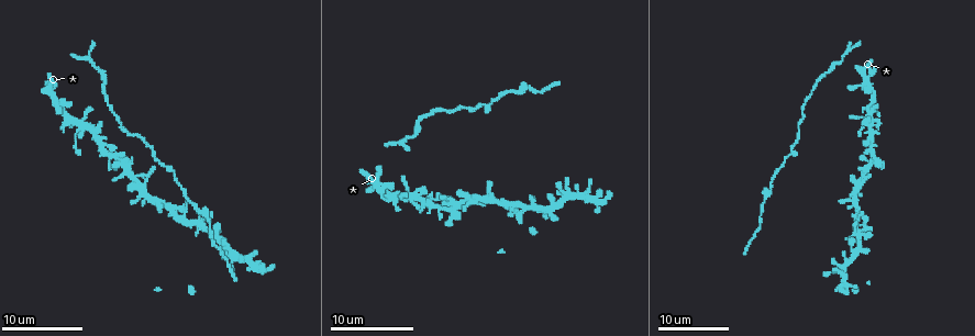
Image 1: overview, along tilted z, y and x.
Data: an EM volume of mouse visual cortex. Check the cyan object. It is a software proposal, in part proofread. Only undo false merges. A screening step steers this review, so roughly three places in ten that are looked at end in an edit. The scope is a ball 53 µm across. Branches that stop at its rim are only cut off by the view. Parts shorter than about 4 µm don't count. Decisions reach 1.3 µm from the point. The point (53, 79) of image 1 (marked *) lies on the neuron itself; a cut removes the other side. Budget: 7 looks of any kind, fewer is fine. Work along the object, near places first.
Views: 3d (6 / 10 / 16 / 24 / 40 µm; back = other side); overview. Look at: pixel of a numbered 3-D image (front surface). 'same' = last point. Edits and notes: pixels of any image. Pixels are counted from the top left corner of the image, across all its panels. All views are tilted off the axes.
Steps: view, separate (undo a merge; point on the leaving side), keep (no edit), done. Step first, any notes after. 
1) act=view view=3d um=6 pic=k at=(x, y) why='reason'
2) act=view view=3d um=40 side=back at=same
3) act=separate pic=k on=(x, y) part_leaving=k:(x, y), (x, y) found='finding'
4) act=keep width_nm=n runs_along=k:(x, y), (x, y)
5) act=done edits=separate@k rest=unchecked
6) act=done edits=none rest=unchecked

act=view view=3d um=16 pic=1 at=(527, 90) why='three arms meet'

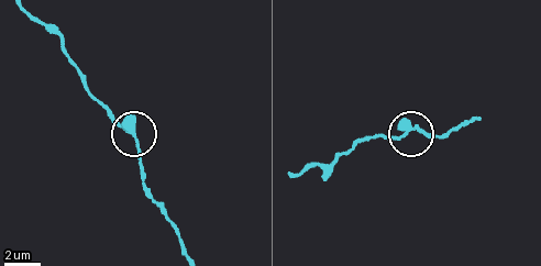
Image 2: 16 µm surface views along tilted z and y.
act=view view=3d um=10 pic=2 at=(409, 130)

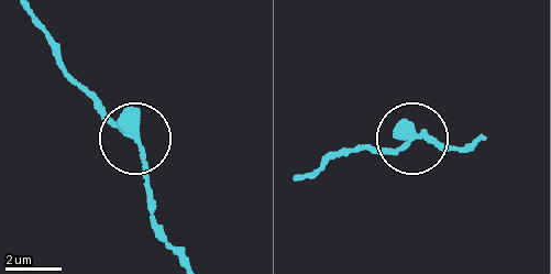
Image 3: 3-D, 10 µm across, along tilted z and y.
act=keep runs_along=3:(30, 19), (69, 73), (140, 144), (146, 208) found='all the same neuron'

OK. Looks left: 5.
act=view view=3d um=24 pic=1 at=(789, 158) why='two arms in line, one across'

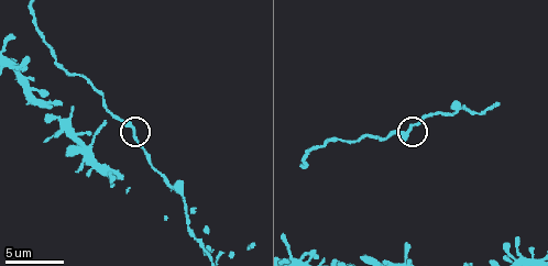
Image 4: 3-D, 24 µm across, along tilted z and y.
act=view view=3d um=6 pic=4 at=(132, 128)

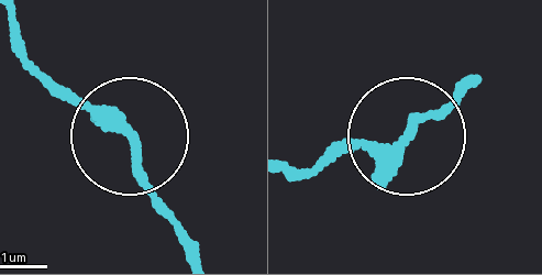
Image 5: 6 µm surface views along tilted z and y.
act=keep width_nm=180 runs_along=5:(288, 176), (398, 139), (474, 87) found='all the same neuron'

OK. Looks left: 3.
act=view view=3d um=24 pic=1 at=(548, 209) why='four arms meet'

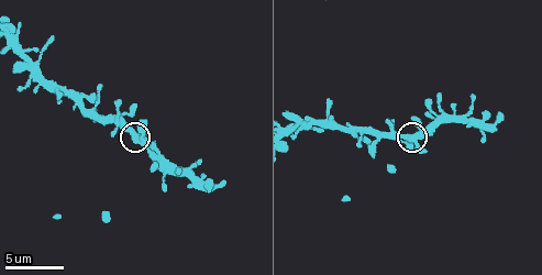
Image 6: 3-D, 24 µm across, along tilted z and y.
act=view view=3d um=6 pic=6 at=(137, 141)

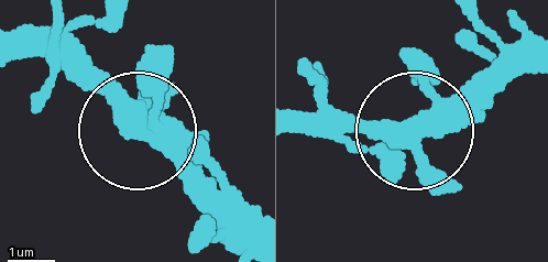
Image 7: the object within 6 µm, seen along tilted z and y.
act=keep arms=4 runs_along=7:(297, 115), (387, 137), (485, 83) found='continuous, no second neuron'

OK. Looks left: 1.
act=done edits=none rest=unchecked

